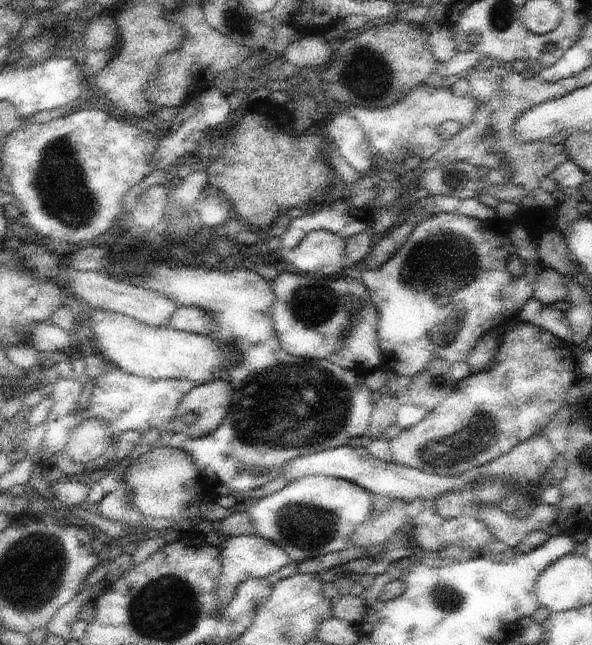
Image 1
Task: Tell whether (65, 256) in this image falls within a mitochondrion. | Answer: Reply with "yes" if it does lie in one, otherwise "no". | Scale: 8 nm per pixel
no

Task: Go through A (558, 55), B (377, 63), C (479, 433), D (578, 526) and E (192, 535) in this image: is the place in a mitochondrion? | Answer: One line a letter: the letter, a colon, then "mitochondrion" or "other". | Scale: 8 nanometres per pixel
A: other
B: mitochondrion
C: mitochondrion
D: other
E: other

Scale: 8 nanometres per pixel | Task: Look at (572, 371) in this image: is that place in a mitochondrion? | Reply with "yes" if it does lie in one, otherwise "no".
no

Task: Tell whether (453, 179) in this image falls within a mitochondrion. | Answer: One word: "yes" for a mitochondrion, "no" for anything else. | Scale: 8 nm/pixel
yes

